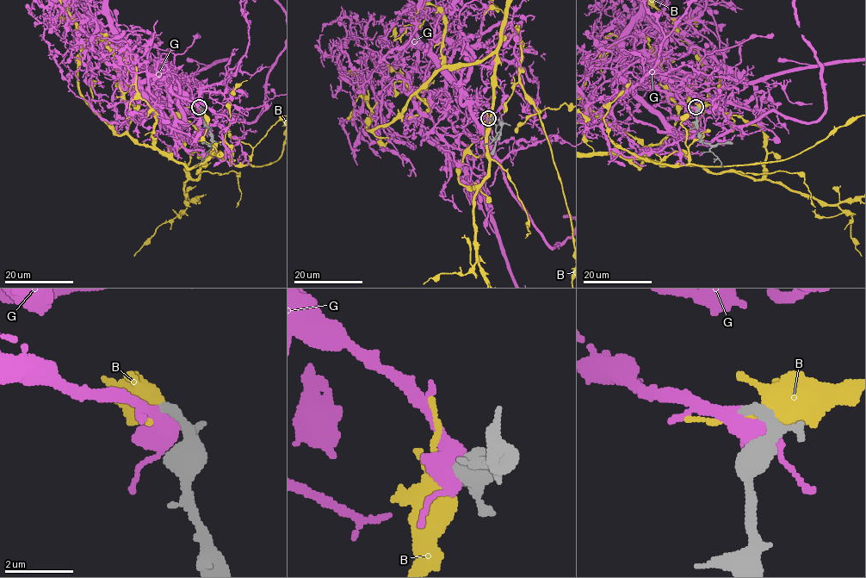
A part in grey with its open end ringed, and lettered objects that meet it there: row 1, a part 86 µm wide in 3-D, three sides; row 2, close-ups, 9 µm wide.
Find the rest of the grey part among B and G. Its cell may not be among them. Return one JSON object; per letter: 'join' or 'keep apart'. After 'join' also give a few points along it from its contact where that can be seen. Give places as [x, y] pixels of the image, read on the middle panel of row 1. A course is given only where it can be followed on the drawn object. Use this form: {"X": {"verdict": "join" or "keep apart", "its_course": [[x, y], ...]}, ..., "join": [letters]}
{"B": {"verdict": "keep apart"}, "G": {"verdict": "join"}, "join": ["G"]}

